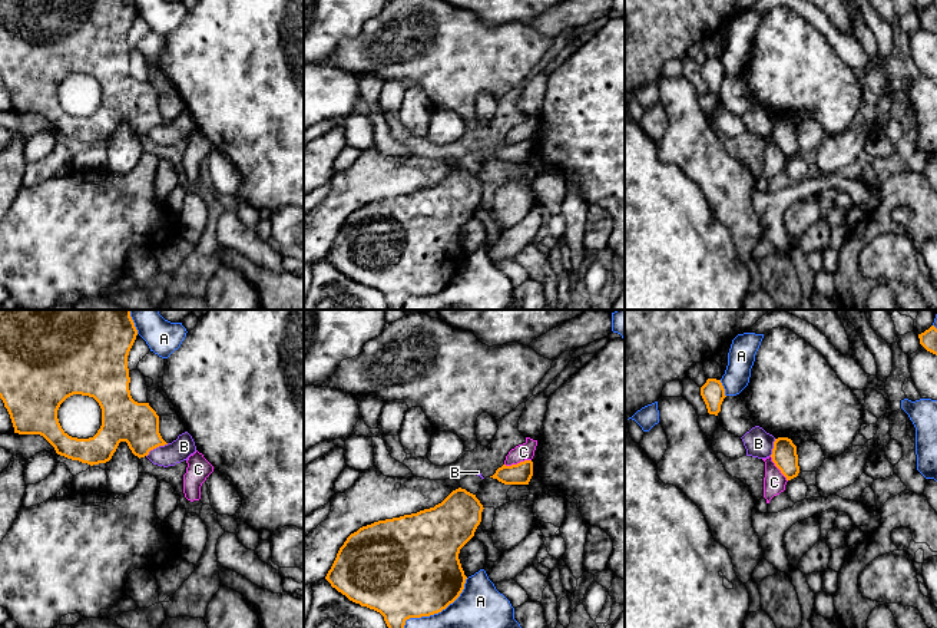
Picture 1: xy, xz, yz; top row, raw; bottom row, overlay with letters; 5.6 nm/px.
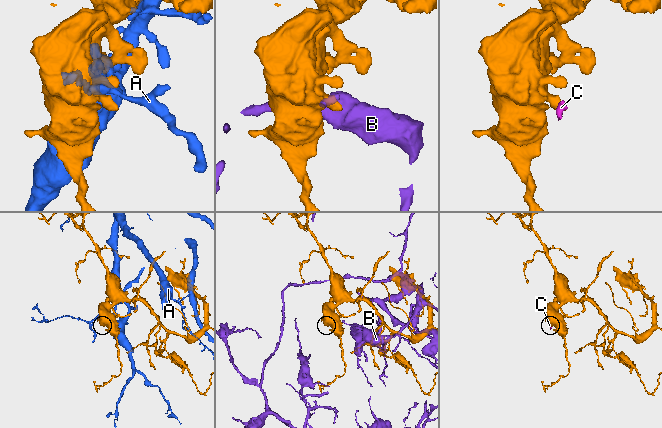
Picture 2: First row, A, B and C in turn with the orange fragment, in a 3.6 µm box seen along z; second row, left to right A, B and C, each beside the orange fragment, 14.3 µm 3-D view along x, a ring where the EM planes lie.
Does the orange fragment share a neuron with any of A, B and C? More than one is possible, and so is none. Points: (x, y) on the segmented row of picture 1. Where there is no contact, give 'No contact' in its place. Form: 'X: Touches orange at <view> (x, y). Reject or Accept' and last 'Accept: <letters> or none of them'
A: Touches orange at xz (437, 612). Reject
B: Touches orange at xy (156, 446). Reject
C: Touches orange at xz (517, 463). Reject
Accept: none of them

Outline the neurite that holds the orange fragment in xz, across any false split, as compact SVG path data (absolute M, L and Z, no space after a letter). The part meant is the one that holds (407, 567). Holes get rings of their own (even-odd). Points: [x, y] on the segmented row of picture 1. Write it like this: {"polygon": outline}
{"polygon": "M458 487L434 508L362 526L351 533L340 548L325 579L350 601L380 612L388 628L404 628L410 618L438 614L453 604L464 589L467 576L458 553L474 536L483 509L476 495Z"}

